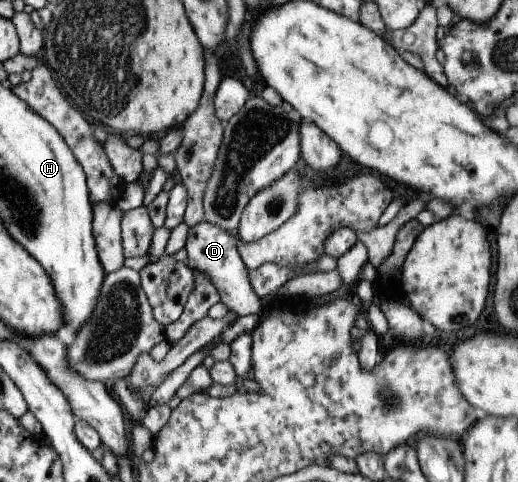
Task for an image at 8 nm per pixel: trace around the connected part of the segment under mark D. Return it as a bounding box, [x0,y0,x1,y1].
[184,220,262,317]

